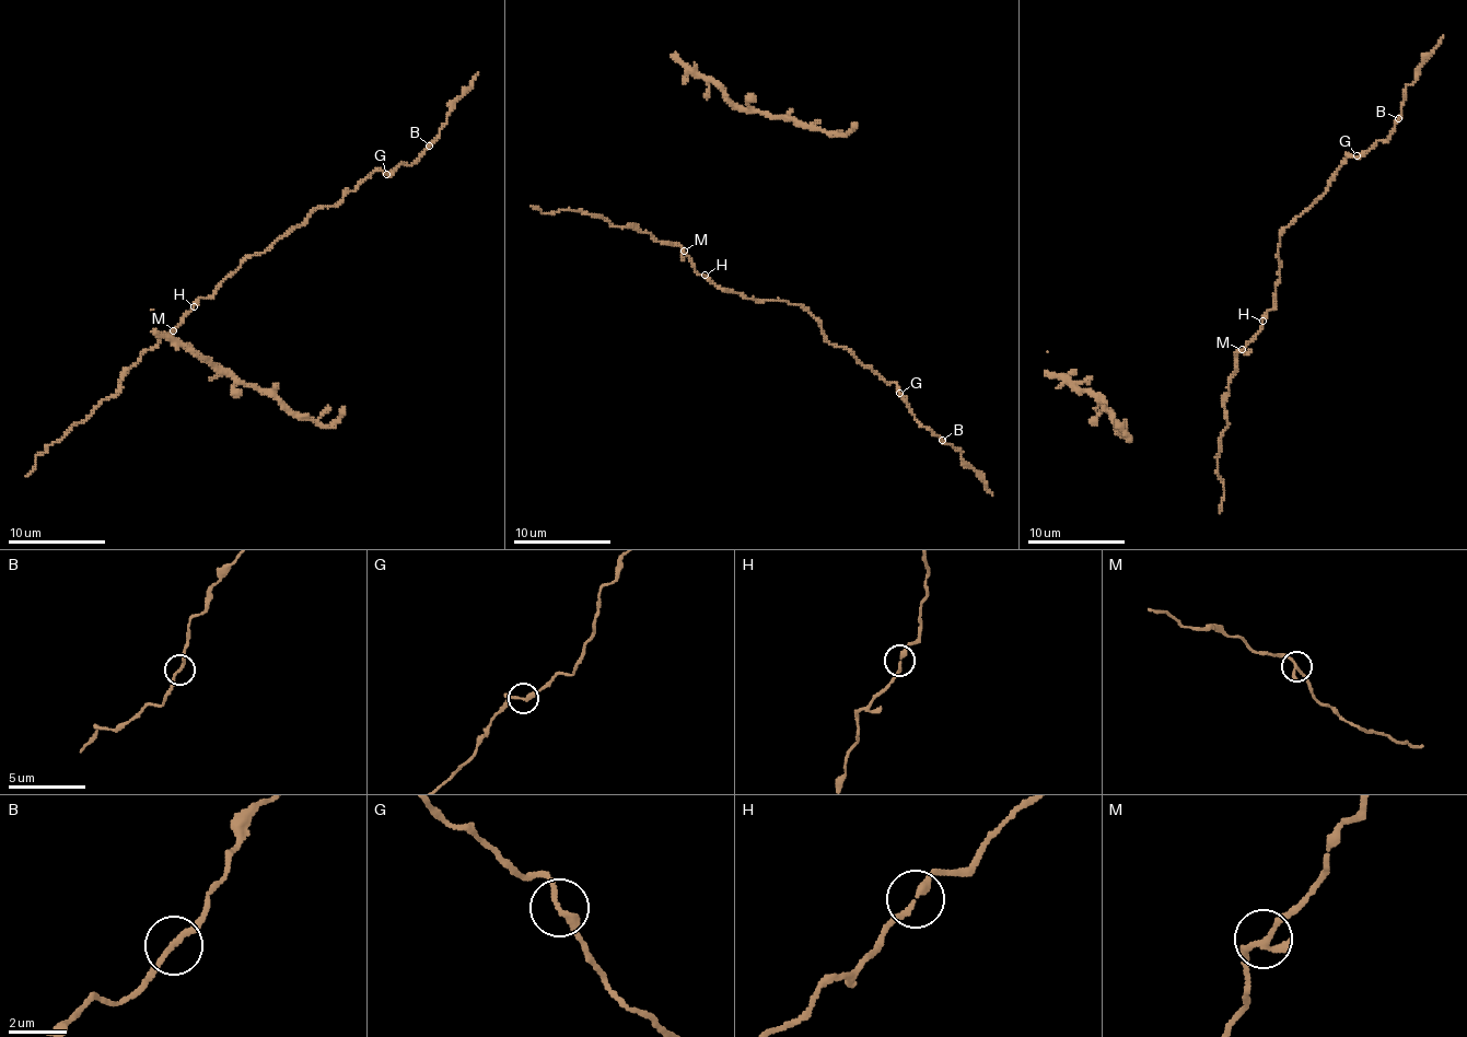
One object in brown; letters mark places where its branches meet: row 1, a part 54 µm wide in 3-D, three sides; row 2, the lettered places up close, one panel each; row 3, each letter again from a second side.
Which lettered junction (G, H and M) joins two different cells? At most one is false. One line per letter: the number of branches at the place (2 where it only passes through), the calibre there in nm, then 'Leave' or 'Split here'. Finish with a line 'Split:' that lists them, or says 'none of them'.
G: Branches: 2. Thickness 240 nm. Leave
H: Branches: 2. Thickness 200 nm. Leave
M: Branches: 2. Thickness 200 nm. Leave
Split: none of them

